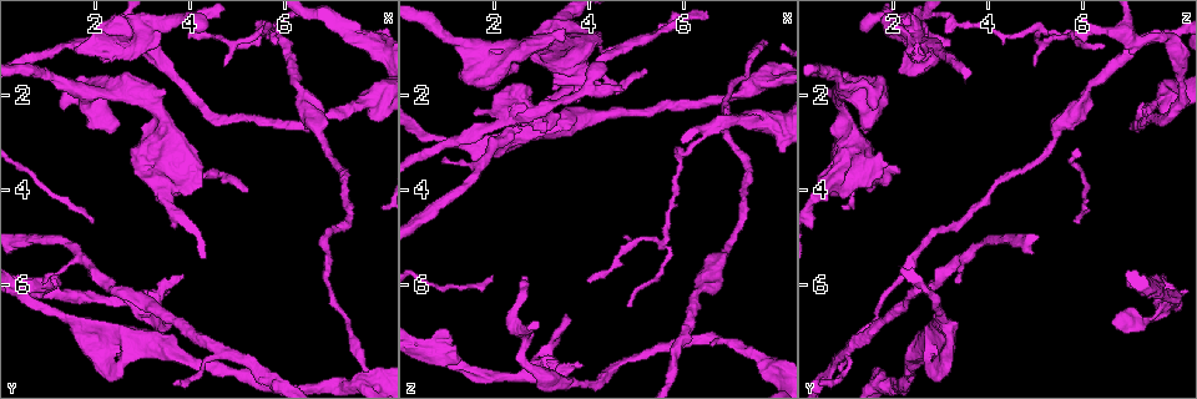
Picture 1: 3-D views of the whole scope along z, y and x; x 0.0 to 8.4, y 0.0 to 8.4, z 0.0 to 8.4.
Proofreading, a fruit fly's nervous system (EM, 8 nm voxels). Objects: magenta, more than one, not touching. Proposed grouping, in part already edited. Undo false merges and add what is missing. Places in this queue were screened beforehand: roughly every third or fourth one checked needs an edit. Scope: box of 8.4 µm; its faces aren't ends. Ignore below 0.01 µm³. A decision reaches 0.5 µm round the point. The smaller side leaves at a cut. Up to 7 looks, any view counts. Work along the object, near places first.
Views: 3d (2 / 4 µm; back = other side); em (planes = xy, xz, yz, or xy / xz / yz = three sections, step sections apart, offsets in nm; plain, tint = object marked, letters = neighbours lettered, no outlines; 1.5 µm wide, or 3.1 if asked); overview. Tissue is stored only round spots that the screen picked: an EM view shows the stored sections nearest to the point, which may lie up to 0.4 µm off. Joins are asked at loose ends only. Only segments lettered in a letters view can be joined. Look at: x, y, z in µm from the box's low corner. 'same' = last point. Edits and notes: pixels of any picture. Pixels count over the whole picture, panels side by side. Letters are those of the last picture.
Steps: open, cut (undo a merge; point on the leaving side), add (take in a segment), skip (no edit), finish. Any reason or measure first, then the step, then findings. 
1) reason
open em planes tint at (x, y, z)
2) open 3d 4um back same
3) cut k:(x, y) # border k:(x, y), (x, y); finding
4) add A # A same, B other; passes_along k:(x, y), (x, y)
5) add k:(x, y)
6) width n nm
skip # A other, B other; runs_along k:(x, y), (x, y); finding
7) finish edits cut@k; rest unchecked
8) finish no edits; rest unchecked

tapers out
open 3d 4um at (4.00, 0.80, 5.90)

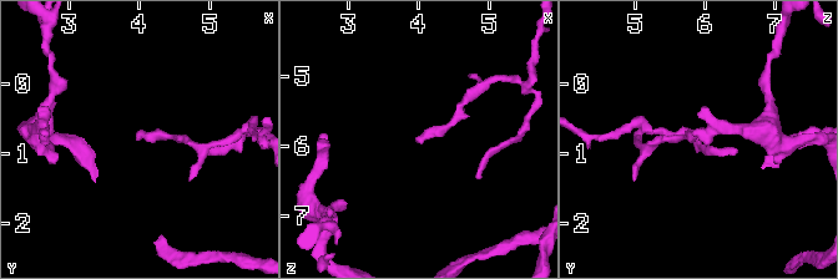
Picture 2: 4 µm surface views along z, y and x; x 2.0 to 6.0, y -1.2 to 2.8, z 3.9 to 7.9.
need the tissue
open em planes letters at (3.95, 0.80, 5.90)

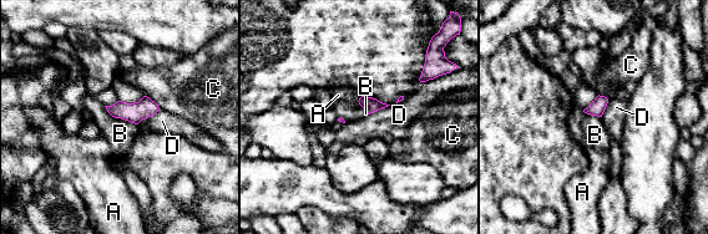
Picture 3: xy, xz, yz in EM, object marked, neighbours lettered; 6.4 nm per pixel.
skip # A other, B other, C other, D other; border 3:(104, 106), (112, 116), (137, 125); none of them fits

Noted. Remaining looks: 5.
sharp bend
open 3d 2um at (3.55, 6.65, 6.85)

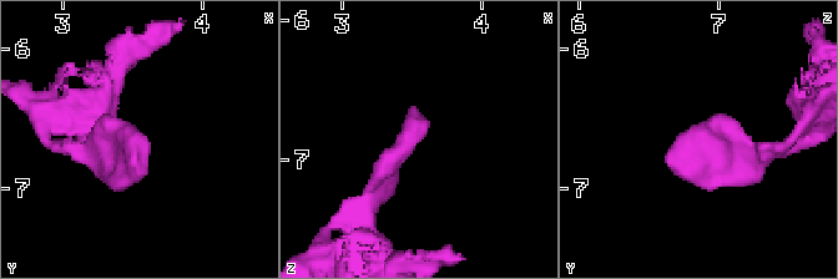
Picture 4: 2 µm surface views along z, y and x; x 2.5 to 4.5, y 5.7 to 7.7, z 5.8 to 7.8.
open em planes tint at (3.48, 6.64, 6.84)

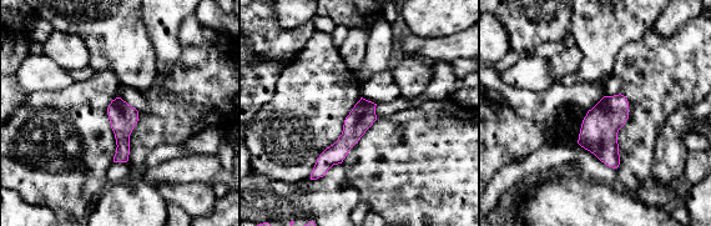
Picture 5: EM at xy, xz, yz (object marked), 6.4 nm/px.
open em planes letters same

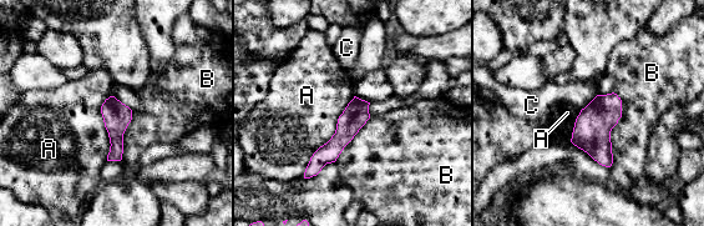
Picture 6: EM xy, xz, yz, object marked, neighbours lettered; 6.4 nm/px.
width 160 nm
skip # A other, B other, C other; one neuron here

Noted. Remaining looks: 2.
sudden change in width
open em xz step 4 letters at (1.90, 0.95, 2.60)

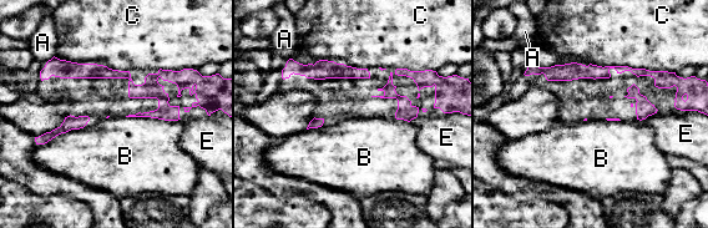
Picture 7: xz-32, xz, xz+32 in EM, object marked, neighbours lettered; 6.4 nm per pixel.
cut it another way
open em planes letters same

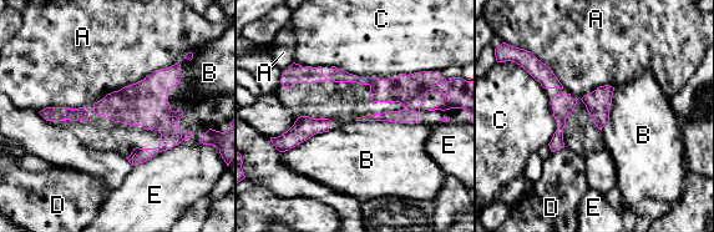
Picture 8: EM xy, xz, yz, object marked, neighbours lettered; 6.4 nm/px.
skip # A other, B other, C other, D other, E other; border 8:(166, 67), (92, 104); continuous, no second neuron

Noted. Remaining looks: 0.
finish no edits; rest unchecked

